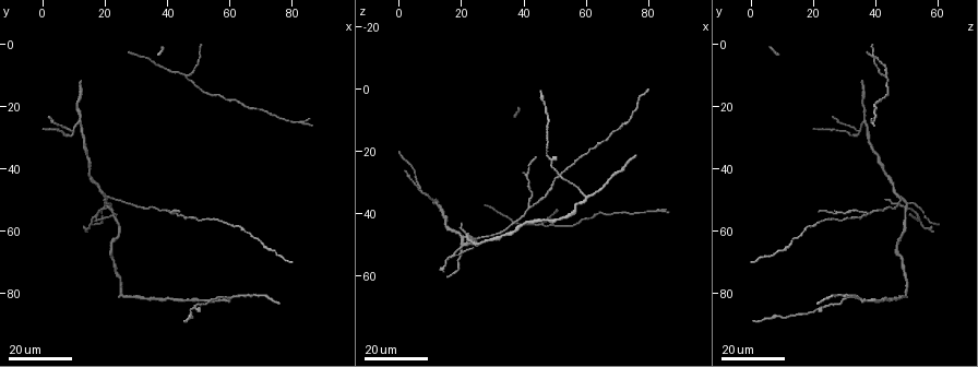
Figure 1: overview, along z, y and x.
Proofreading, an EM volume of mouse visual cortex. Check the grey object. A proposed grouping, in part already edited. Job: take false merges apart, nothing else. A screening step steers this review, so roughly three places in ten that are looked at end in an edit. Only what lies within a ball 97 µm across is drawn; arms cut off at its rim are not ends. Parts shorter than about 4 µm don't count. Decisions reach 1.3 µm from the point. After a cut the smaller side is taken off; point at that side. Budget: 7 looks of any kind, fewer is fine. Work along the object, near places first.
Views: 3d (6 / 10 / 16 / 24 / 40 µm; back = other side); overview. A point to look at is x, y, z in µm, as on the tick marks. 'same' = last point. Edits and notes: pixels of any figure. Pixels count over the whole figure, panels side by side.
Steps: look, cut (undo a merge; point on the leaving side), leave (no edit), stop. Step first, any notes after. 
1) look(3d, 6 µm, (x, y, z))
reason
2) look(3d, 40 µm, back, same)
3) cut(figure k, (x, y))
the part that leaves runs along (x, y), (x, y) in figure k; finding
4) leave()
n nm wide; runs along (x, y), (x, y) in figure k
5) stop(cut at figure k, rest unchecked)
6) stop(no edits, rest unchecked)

look(3d, 24 µm, (18, 45, 46))

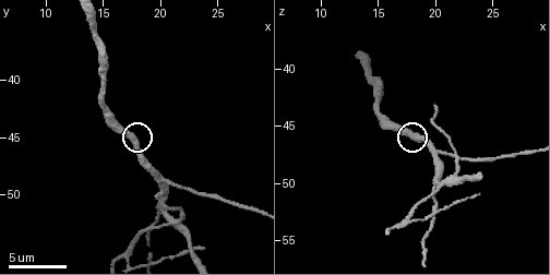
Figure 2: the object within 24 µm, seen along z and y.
look(3d, 6 µm, (17.8, 45.2, 45.6))

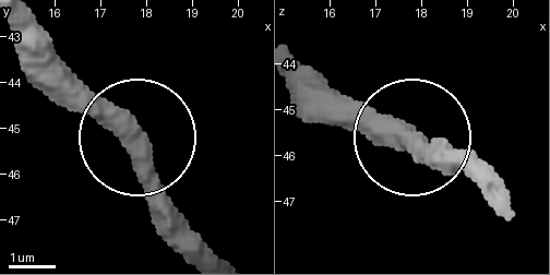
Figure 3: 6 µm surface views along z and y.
leave()
runs along (123, 136), (131, 124), (40, 35) in figure 3; all the same neuron

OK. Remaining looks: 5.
look(3d, 10 µm, (20.0, 48.8, 47.6))
side arm on a straight run

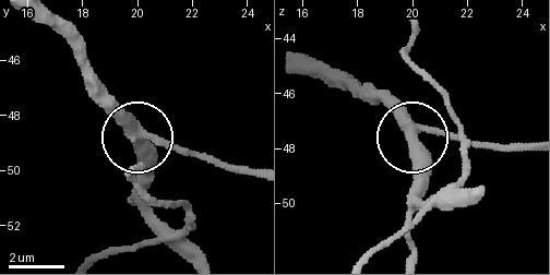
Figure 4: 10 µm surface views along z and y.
leave()
3 arms; runs along (66, 40), (87, 80), (129, 129), (218, 157) in figure 4; one neuron here

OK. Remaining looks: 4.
look(3d, 16 µm, (12, 25, 36))
small branch off a trunk

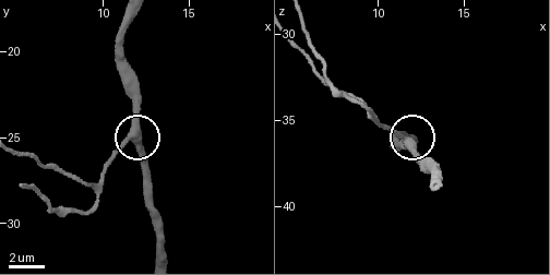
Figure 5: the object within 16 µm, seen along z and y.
look(3d, 10 µm, (11.8, 24.8, 36.1))

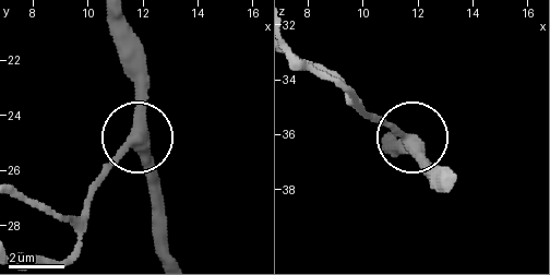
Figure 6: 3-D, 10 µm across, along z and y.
look(3d, 10 µm, back, (11.6, 24.8, 36.2))
from behind

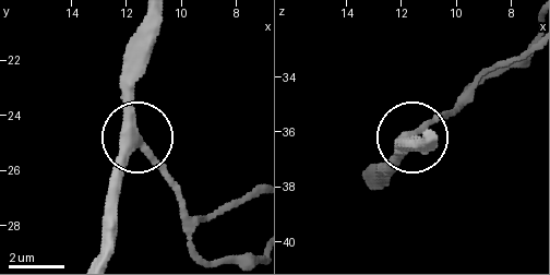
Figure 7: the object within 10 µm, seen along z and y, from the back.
leave()
side arm 24 µm; 3 arms; one neuron here

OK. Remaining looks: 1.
stop(no edits, rest unchecked)

